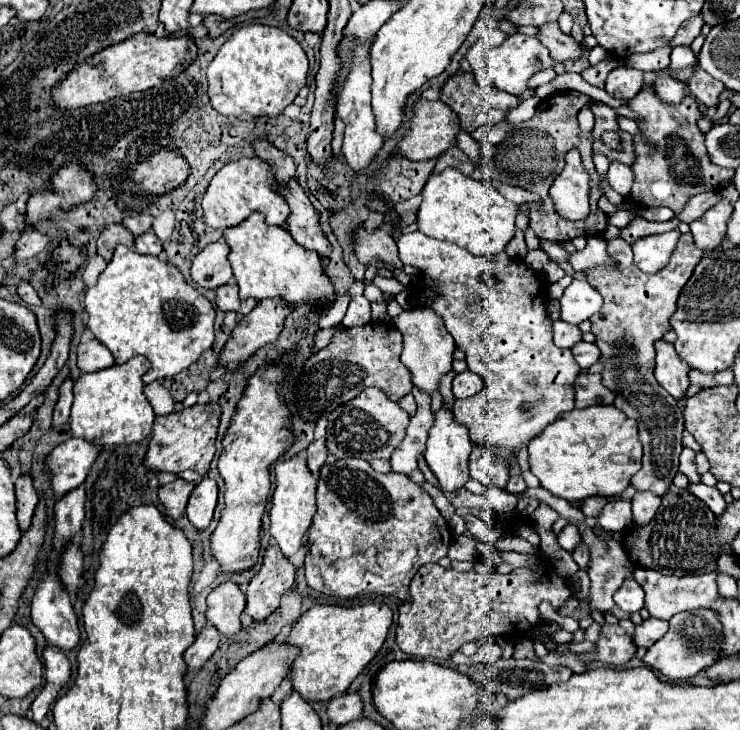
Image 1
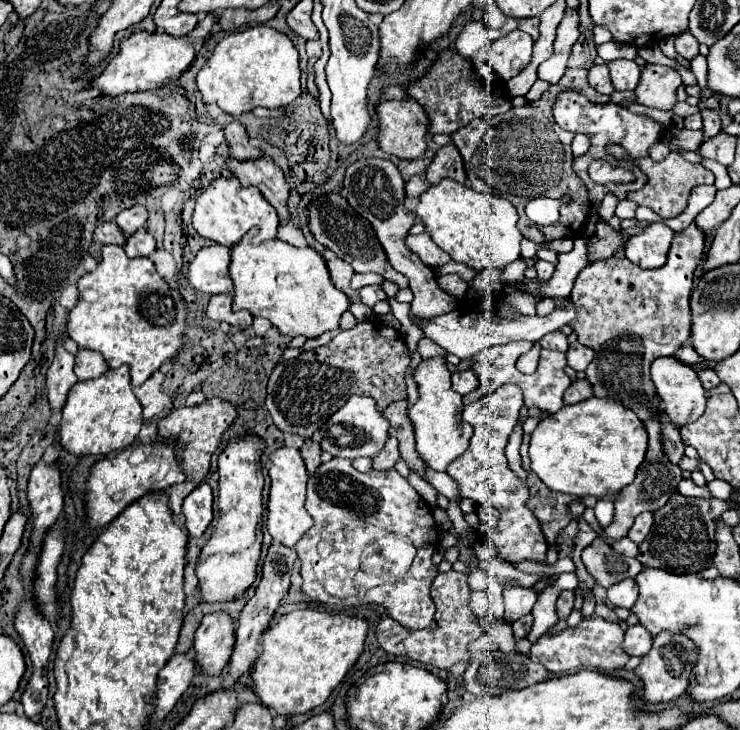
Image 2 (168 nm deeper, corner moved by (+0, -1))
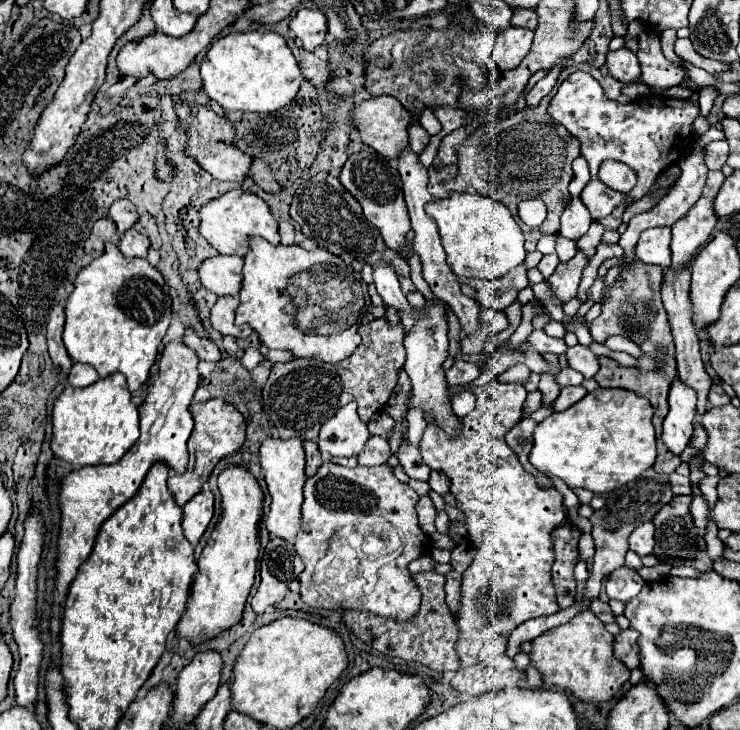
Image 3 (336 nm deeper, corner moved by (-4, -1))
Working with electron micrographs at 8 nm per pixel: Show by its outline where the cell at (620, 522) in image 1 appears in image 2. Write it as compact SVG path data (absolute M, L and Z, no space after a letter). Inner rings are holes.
M603 498L595 504L595 516L599 520L599 524L605 528L609 522L613 522L613 502L609 498Z

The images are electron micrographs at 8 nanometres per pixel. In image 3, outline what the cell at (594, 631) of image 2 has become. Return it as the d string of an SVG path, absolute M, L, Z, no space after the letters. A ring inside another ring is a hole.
M583 610L571 622L535 638L529 656L545 684L569 690L583 702L605 702L629 680L629 668L615 658L613 644L615 636L605 630L605 624L591 610Z

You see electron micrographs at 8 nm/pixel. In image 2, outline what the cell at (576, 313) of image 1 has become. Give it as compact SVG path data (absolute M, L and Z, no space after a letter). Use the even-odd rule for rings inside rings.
M569 302L569 306L561 308L561 310L553 310L549 316L541 318L541 316L519 316L519 318L501 318L497 314L491 312L461 312L461 310L453 310L449 314L439 314L433 316L433 320L417 320L417 326L421 328L421 332L433 340L435 344L439 344L443 350L459 356L459 358L471 358L477 352L489 348L489 346L503 345L513 340L529 340L529 342L537 342L541 340L541 336L545 336L547 332L559 330L563 324L569 324L573 318L577 316L573 302Z

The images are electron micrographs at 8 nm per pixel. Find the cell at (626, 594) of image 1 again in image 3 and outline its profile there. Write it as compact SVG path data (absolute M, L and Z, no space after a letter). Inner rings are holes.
M617 568L611 572L605 590L607 590L609 598L615 598L615 600L621 600L627 604L631 598L635 598L641 592L643 584L645 584L645 580L637 572L629 570L629 568Z

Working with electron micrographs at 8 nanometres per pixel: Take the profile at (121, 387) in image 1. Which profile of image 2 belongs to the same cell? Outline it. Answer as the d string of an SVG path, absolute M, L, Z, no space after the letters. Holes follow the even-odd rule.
M93 350L77 352L75 374L81 382L77 382L71 388L65 400L65 406L61 410L63 416L59 422L59 444L75 456L87 456L87 454L105 456L105 454L123 450L137 440L137 434L141 430L141 424L143 424L141 404L131 390L129 368L121 366L117 370L107 370L107 372L105 370L107 370L107 364L101 354Z

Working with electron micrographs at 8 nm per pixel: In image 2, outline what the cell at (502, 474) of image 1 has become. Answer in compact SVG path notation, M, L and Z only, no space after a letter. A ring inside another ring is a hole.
M505 384L481 400L463 408L463 420L473 426L473 438L469 448L453 464L449 464L447 474L457 482L461 498L471 498L475 502L475 512L479 514L479 534L489 538L495 546L497 558L503 562L533 560L547 564L547 542L541 532L539 520L527 506L529 490L523 480L515 476L505 458L505 446L513 426L519 418L523 406L521 388L515 384Z

